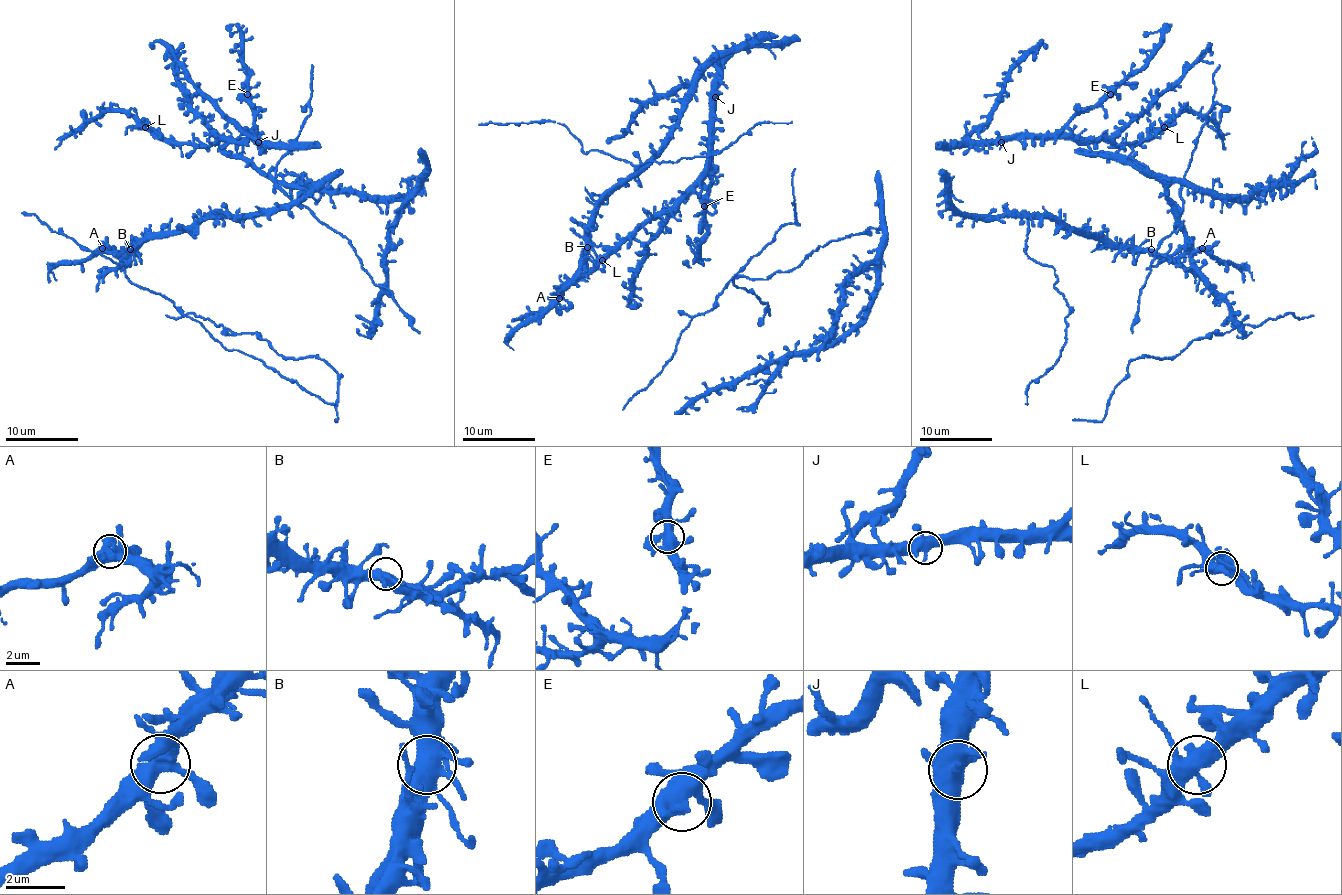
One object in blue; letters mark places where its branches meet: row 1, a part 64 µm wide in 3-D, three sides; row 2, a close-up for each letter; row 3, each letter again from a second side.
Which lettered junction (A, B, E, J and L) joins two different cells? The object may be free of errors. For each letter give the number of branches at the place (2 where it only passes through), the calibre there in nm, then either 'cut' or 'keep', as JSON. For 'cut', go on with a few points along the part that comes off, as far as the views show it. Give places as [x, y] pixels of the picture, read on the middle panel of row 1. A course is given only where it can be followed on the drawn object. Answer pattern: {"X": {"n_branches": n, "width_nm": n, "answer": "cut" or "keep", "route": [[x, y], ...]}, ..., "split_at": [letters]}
{"A": {"n_branches": 5, "width_nm": 480, "answer": "keep"}, "B": {"n_branches": 5, "width_nm": 440, "answer": "keep"}, "E": {"n_branches": 5, "width_nm": 480, "answer": "keep"}, "J": {"n_branches": 5, "width_nm": 500, "answer": "keep"}, "L": {"n_branches": 5, "width_nm": 460, "answer": "keep"}, "split_at": []}

